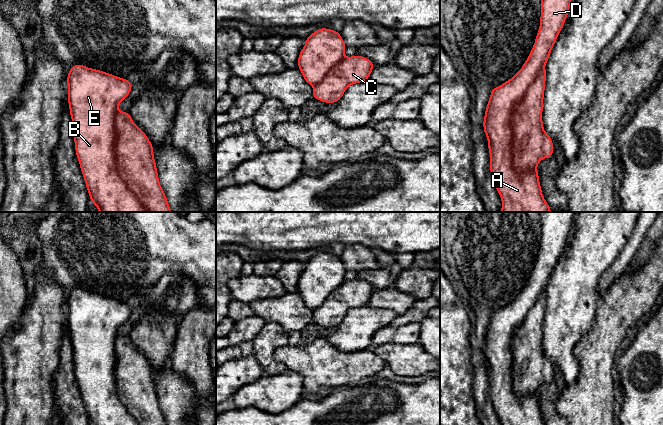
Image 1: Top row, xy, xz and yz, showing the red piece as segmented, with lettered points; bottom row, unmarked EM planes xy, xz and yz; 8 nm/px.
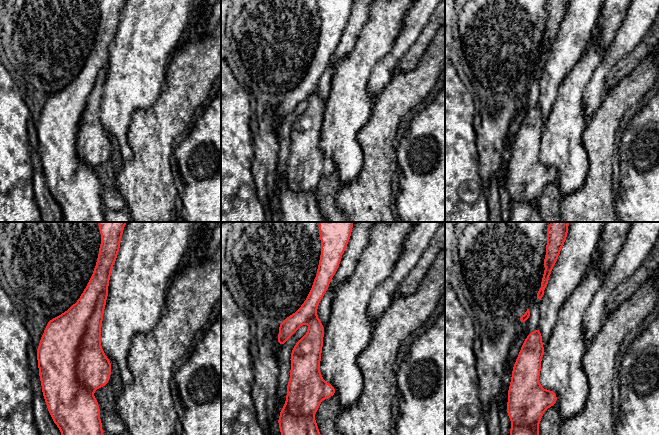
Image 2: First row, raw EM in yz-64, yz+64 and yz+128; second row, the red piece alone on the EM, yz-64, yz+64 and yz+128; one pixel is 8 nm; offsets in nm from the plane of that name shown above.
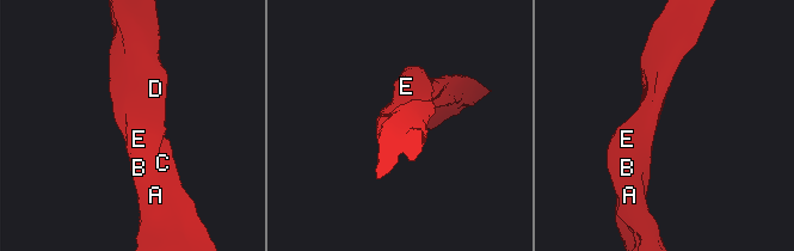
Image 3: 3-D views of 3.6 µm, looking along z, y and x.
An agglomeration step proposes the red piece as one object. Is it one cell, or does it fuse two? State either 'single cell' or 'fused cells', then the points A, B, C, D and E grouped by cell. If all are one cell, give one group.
fused cells; A B D E / C

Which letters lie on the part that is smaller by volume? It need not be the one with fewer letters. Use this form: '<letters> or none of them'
C

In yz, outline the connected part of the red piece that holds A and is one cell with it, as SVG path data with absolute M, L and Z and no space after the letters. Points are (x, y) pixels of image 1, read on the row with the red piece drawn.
M541 0L540 26L527 60L511 79L491 90L485 110L483 129L488 139L491 177L502 200L500 212L552 212L543 197L537 169L527 170L519 174L513 167L512 117L529 86L547 63L557 37L565 24L571 2L572 0Z

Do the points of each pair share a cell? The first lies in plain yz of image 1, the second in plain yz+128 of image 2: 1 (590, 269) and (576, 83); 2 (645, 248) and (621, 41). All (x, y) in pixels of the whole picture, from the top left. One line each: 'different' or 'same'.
1: same
2: different

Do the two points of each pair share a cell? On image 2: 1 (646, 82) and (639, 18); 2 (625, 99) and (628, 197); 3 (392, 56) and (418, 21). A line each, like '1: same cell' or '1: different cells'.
1: different cells
2: different cells
3: same cell

